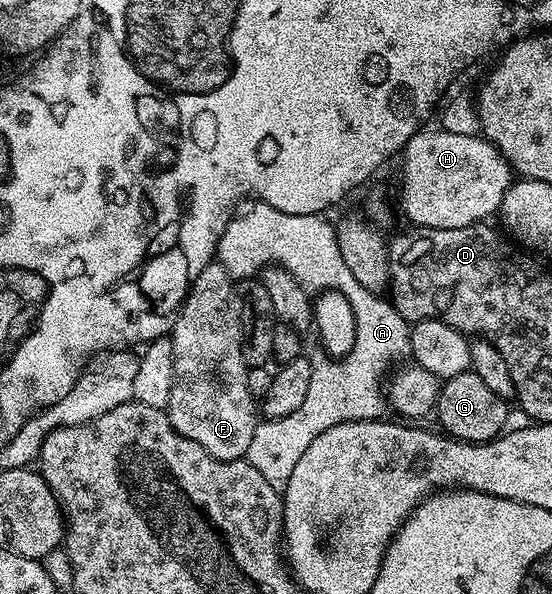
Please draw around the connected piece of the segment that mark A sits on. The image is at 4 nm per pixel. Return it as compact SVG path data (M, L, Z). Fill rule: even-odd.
M255 202L244 216L236 215L227 223L217 245L217 262L225 266L236 281L242 282L252 275L251 264L278 266L293 274L309 294L324 290L345 294L349 306L353 306L353 318L357 318L357 338L353 338L353 350L349 350L347 356L332 358L319 350L316 356L310 357L313 378L305 393L305 402L301 402L293 414L285 414L285 418L256 423L245 458L257 466L269 486L280 490L286 488L297 458L303 457L309 445L325 434L325 430L333 430L333 426L345 422L378 420L384 415L385 377L392 365L411 352L412 325L393 307L390 299L365 290L365 286L353 278L353 270L349 270L345 258L341 258L335 224L327 218L318 212L285 214L271 204Z

